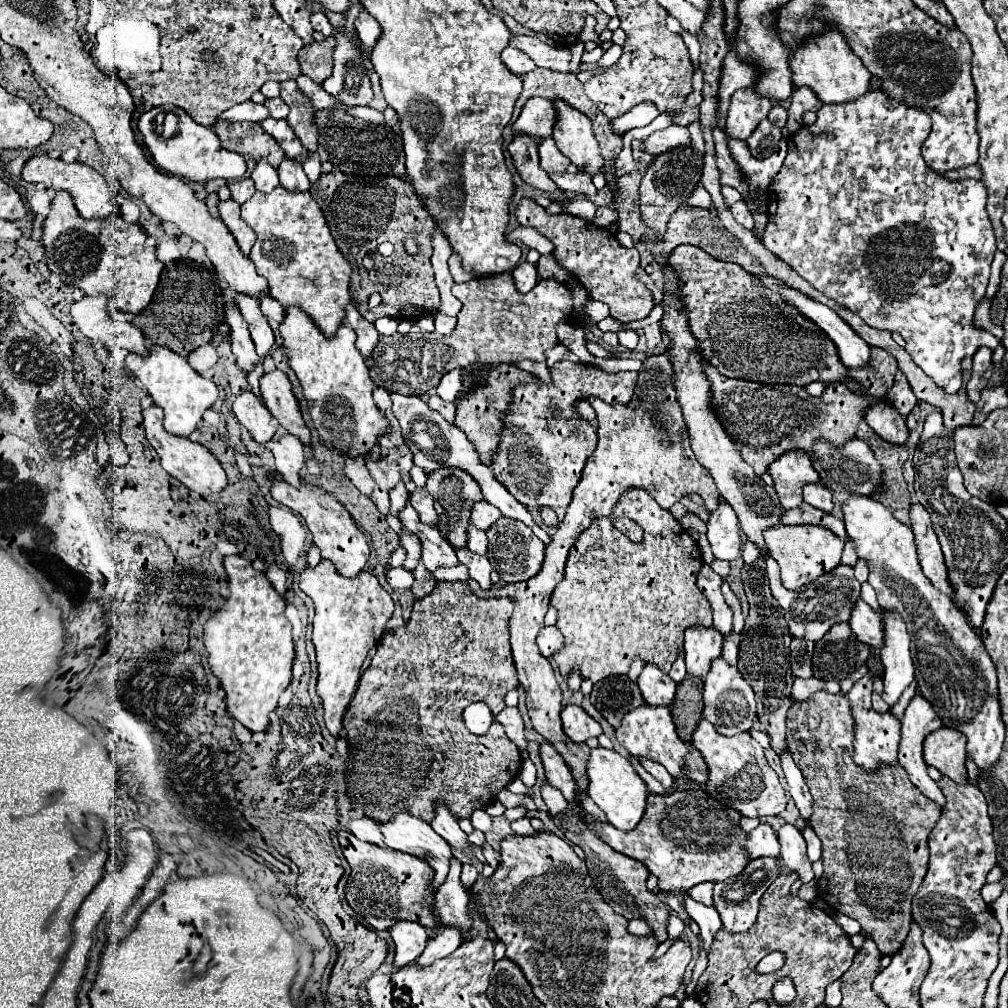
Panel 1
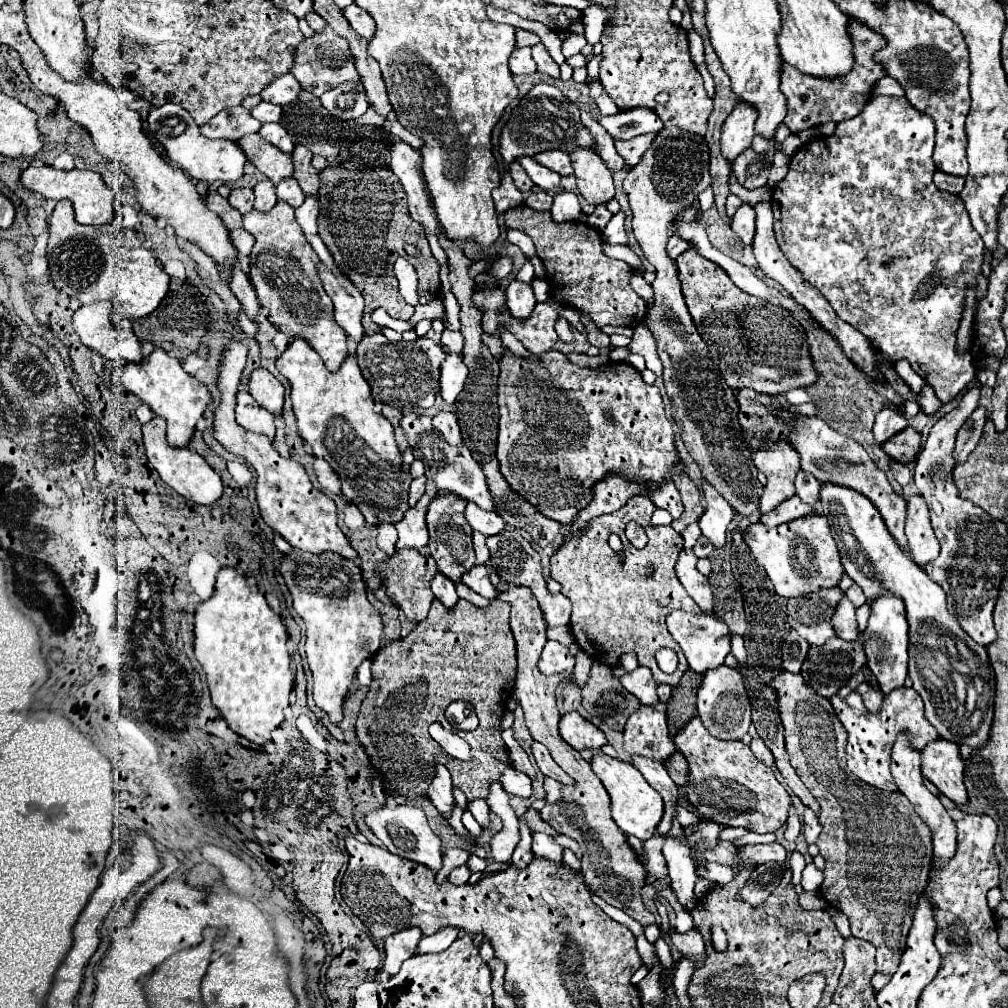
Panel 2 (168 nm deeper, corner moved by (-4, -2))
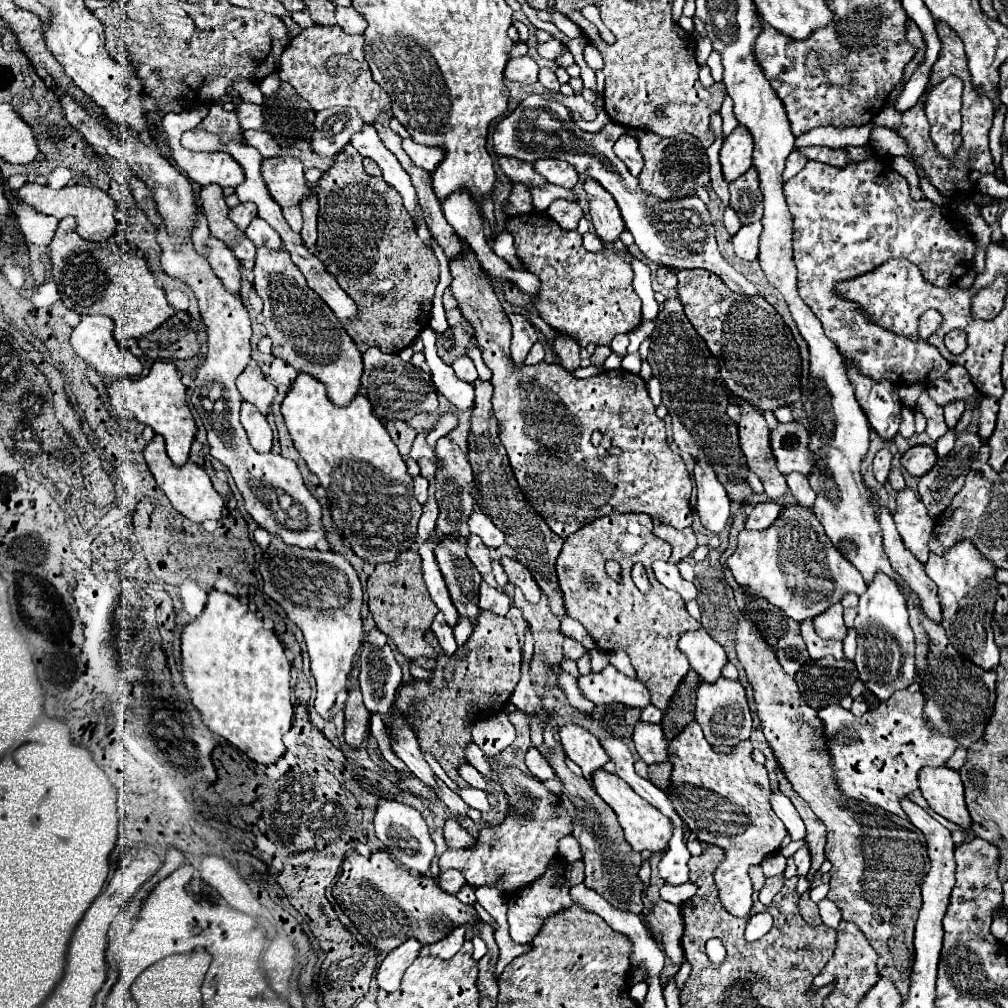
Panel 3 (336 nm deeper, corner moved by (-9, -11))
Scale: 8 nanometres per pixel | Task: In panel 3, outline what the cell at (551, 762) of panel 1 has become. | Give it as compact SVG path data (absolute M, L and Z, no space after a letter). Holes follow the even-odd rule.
M534 746L526 752L526 766L528 766L528 770L530 770L536 778L540 778L542 782L544 782L544 780L552 780L552 778L556 778L554 770L548 766L546 758L544 758Z

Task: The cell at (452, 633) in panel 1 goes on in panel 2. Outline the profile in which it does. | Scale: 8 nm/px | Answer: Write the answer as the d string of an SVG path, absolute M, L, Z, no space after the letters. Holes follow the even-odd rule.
M461 599L451 611L443 611L443 605L433 601L427 619L417 623L409 637L391 641L377 653L373 683L357 719L357 737L387 795L405 795L411 801L425 797L435 763L449 769L453 787L463 789L467 799L485 799L489 795L489 783L497 781L501 771L509 767L509 755L499 733L499 719L511 695L503 693L503 685L507 685L503 669L507 665L517 669L515 639L509 627L507 603L499 599L491 599L483 609ZM457 699L471 703L479 717L475 731L459 731L471 747L471 761L449 757L427 733L429 719L443 715L447 705Z

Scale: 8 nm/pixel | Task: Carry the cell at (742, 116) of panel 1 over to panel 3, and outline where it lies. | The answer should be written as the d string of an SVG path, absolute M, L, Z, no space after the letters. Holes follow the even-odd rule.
M736 126L730 136L724 138L720 150L720 164L726 180L740 178L752 166L752 136L744 126Z

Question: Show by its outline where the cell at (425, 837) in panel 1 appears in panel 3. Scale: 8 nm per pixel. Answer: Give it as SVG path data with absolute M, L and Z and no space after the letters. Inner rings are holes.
M380 800L378 810L374 816L374 830L376 838L382 840L386 850L408 870L414 870L418 874L428 874L430 864L436 856L436 844L428 834L428 826L422 818L422 814L406 804L394 802L394 800Z

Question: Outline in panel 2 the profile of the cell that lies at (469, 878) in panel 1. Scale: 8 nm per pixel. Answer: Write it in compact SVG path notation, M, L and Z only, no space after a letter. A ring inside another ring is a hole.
M463 865L463 867L453 869L453 873L449 873L449 875L447 875L447 881L449 881L449 883L453 883L453 885L465 885L469 877L471 877L471 871L467 869L467 865Z

